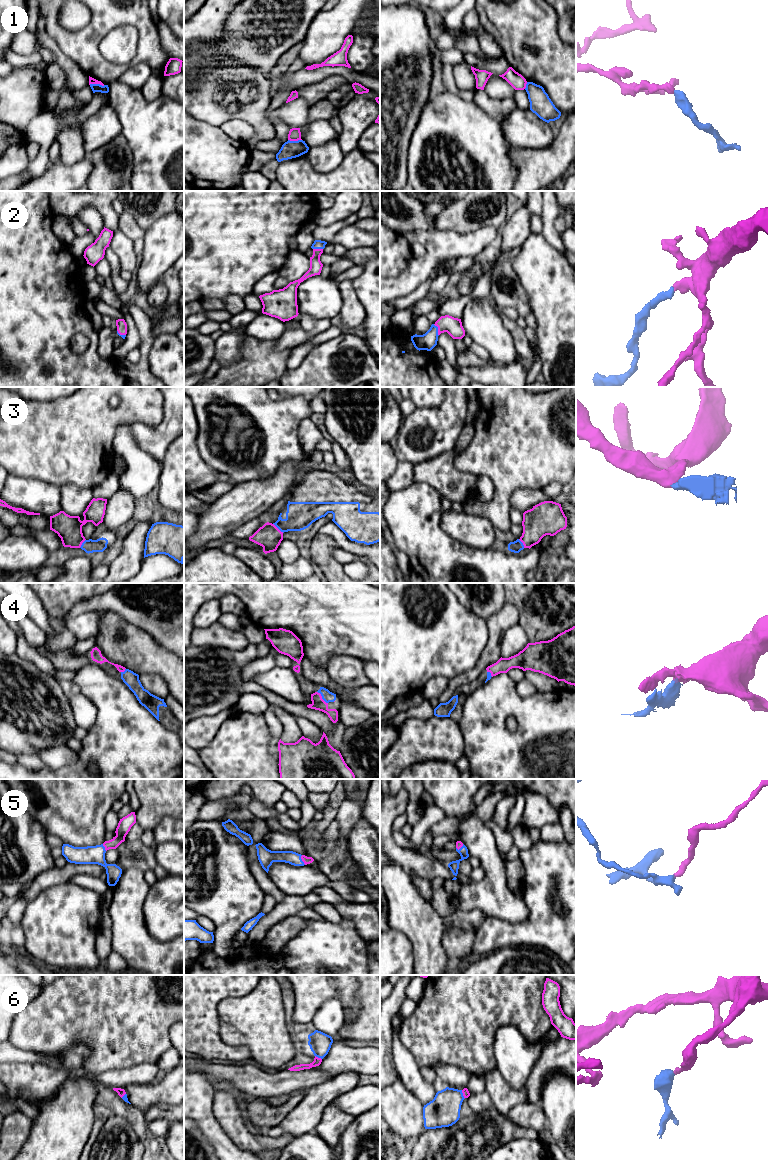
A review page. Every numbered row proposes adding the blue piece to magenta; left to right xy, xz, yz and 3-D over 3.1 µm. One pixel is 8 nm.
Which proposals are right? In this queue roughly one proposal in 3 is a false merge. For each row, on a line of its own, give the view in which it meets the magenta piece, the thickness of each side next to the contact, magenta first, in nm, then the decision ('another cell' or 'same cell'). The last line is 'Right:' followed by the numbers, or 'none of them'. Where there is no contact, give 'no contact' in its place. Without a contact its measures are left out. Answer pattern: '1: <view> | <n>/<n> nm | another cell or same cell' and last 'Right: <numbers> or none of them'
1: xy | 50/60 nm | another cell
2: yz | 140/140 nm | same cell
3: xz | 200/220 nm | same cell
4: xz | 100/90 nm | same cell
5: xz | 60/110 nm | same cell
6: xz | 70/180 nm | same cell
Right: 2, 3, 4, 5, 6

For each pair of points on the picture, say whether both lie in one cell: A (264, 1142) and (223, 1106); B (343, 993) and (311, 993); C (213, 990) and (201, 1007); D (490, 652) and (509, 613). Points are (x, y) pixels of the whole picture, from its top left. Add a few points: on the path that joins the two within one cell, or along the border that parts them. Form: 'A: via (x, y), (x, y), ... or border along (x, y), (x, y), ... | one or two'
A: via (252, 1142), (230, 1118) | one
B: border along (333, 985), (335, 996) | two
C: via (209, 994), (201, 1003) | one
D: via (494, 642), (496, 627), (499, 623) | one

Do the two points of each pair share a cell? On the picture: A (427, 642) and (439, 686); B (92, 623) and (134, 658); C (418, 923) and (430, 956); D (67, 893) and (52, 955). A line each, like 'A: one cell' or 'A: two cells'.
A: two cells
B: two cells
C: one cell
D: one cell

